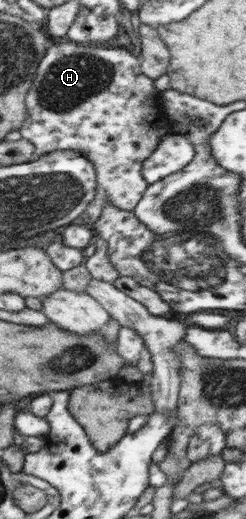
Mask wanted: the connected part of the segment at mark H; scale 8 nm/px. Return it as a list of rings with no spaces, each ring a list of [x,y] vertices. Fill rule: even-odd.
[[[68,41],[68,43],[60,43],[60,45],[54,45],[54,47],[48,47],[48,49],[46,49],[43,58],[39,61],[39,64],[35,69],[36,75],[34,75],[34,79],[32,79],[32,85],[30,85],[30,89],[24,96],[26,115],[18,130],[20,137],[32,144],[34,154],[42,156],[46,153],[54,151],[73,150],[78,152],[78,154],[82,154],[82,156],[84,156],[84,158],[86,158],[90,163],[93,163],[96,180],[94,199],[88,203],[88,205],[84,208],[84,211],[79,215],[80,221],[85,223],[86,226],[90,226],[100,217],[101,209],[106,204],[112,204],[121,210],[131,211],[131,209],[137,204],[137,201],[141,198],[141,195],[147,186],[147,183],[141,176],[141,163],[146,160],[150,154],[152,154],[152,151],[156,148],[159,139],[162,137],[162,133],[164,133],[164,129],[162,129],[160,133],[158,133],[158,131],[151,130],[152,127],[150,125],[154,123],[155,114],[152,113],[148,106],[143,104],[143,101],[145,101],[146,97],[155,93],[156,90],[152,84],[152,80],[140,71],[139,65],[140,63],[138,62],[138,59],[132,55],[132,52],[115,44],[76,45],[76,43],[70,43],[70,41]]]

